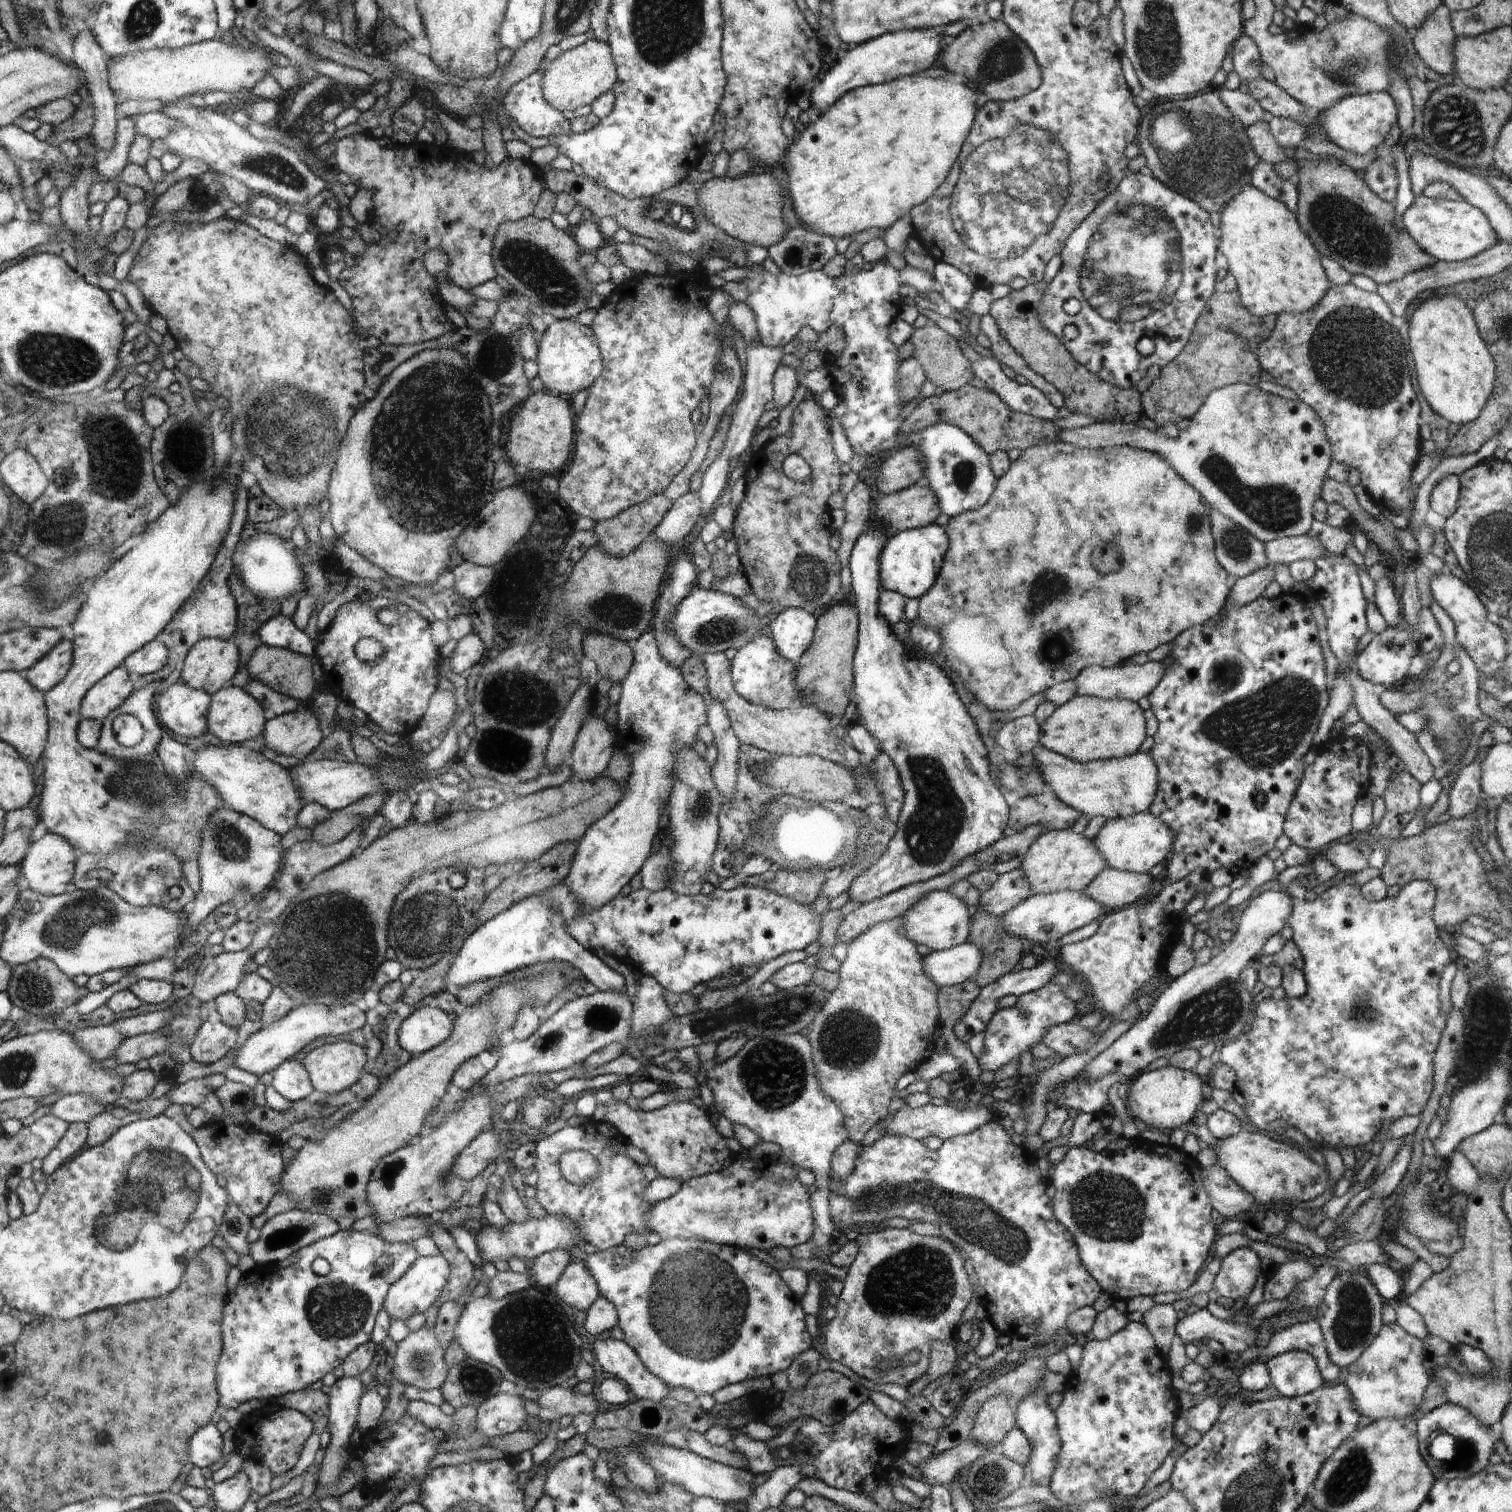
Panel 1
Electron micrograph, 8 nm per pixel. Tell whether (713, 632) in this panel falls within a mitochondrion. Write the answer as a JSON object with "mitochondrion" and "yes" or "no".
{"mitochondrion":"yes"}

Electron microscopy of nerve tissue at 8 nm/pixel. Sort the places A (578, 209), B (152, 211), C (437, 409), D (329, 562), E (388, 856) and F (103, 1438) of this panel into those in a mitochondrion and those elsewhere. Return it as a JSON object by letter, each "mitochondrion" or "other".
{"A":"other","B":"other","C":"mitochondrion","D":"other","E":"other","F":"other"}

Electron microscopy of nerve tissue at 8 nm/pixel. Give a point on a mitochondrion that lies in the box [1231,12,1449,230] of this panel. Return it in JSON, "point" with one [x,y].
{"point":[1348,72]}

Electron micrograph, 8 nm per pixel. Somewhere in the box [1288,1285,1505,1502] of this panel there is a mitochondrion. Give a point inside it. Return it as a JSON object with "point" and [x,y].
{"point":[1452,1454]}

